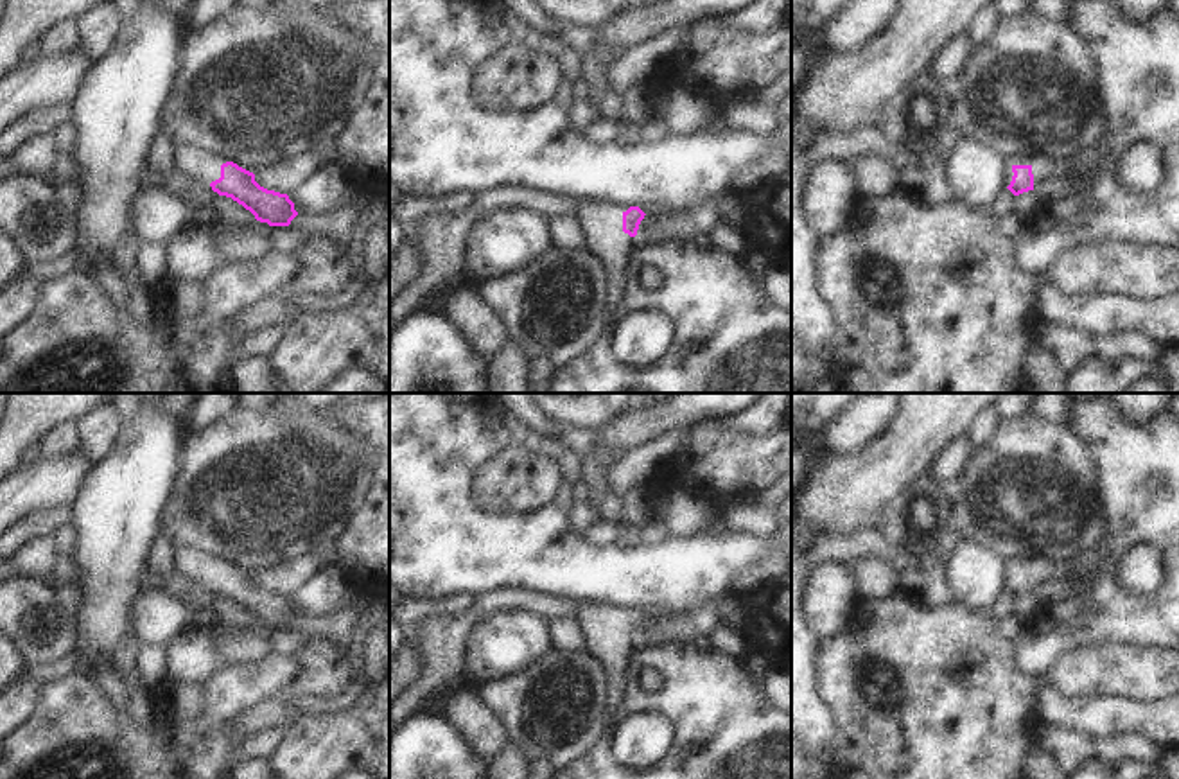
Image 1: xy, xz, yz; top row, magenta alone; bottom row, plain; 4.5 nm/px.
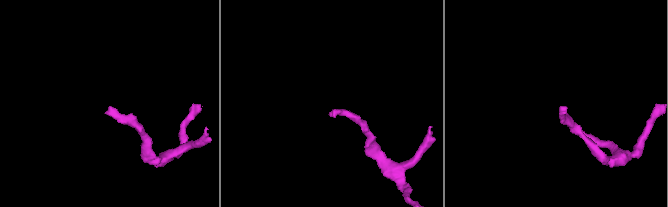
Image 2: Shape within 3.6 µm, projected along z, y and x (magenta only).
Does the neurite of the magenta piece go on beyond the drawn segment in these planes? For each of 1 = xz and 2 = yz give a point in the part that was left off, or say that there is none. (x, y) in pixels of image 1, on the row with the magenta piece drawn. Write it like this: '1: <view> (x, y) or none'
1: xz (602, 225)
2: yz (1045, 167)

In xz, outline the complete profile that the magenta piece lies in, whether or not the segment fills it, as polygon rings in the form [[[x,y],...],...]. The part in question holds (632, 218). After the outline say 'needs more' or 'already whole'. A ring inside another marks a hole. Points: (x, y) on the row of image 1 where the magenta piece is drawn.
[[[581,197],[574,208],[574,219],[583,233],[583,248],[598,255],[608,273],[608,303],[605,312],[614,319],[626,285],[626,266],[633,251],[633,237],[644,219],[639,206],[617,212],[603,201]]] | needs more

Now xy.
[[[179,151],[172,162],[172,169],[201,183],[208,183],[214,192],[231,197],[249,210],[257,221],[267,223],[269,226],[289,226],[298,215],[287,194],[260,187],[253,172],[233,162],[221,165],[210,154]]] | needs more

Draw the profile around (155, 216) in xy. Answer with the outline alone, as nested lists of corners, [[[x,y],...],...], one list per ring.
[[[142,187],[129,201],[127,217],[138,244],[165,244],[190,223],[192,210],[167,190]]]

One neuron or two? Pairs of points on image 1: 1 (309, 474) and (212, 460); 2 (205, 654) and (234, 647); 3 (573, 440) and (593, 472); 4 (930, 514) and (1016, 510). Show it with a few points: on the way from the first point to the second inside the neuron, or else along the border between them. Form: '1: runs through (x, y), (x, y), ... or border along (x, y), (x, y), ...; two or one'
1: runs through (286, 474), (279, 474), (262, 463), (235, 463); one
2: runs through (212, 652), (227, 648); one
3: runs through (580, 447), (589, 465); one
4: border along (939, 483), (950, 499), (948, 526); two

